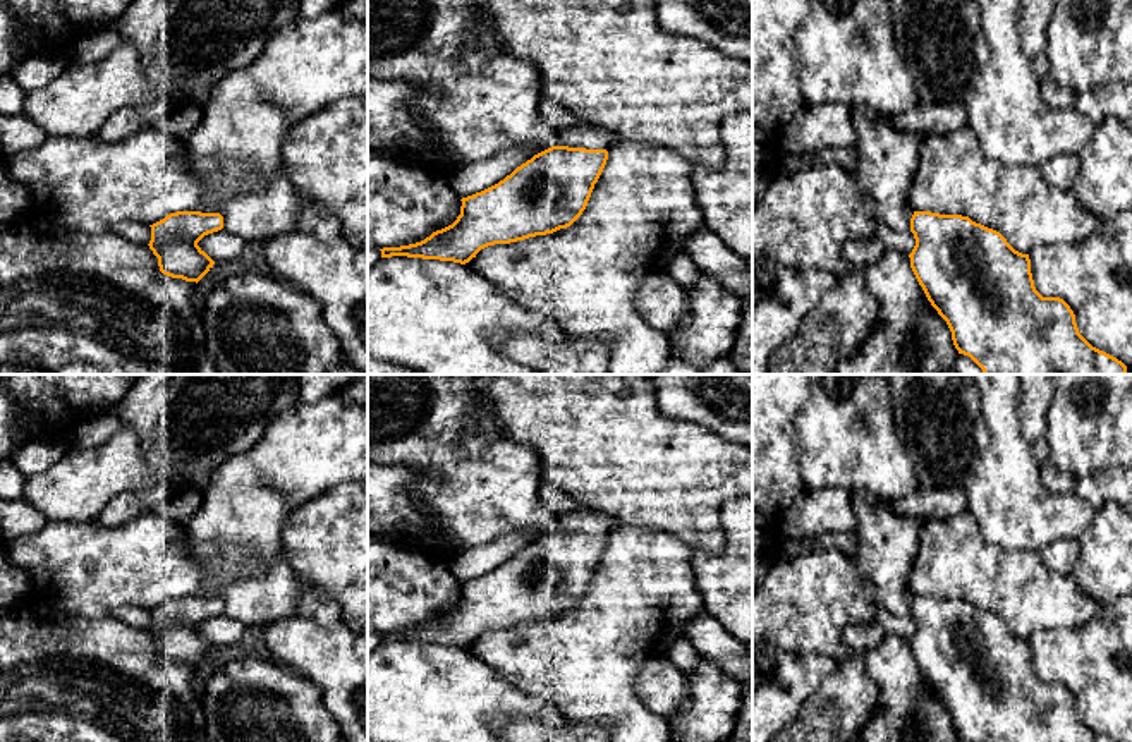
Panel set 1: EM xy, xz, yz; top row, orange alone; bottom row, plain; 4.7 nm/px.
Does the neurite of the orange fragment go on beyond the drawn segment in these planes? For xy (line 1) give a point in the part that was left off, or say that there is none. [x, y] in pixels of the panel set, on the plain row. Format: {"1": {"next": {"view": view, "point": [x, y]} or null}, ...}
{"1": {"next": {"view": "xy", "point": [308, 449]}}}

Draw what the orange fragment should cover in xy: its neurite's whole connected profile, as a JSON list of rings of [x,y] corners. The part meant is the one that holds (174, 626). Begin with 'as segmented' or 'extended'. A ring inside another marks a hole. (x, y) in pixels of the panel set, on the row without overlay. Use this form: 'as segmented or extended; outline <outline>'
extended; outline [[[328,395],[320,402],[299,402],[278,414],[266,428],[261,440],[247,452],[230,457],[218,465],[204,488],[201,488],[201,505],[184,524],[187,550],[198,560],[220,562],[208,572],[201,596],[177,596],[149,610],[149,634],[158,642],[160,656],[172,663],[199,666],[215,649],[215,646],[198,630],[198,627],[213,617],[223,613],[220,591],[239,582],[251,574],[251,560],[282,558],[287,563],[282,544],[282,529],[292,510],[309,502],[320,493],[337,484],[350,481],[368,481],[368,407],[347,402],[337,395]]]

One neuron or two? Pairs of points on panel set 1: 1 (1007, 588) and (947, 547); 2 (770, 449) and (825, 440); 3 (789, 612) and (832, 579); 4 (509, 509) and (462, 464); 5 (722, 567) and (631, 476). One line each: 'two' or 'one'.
1: one
2: two
3: one
4: one
5: two

